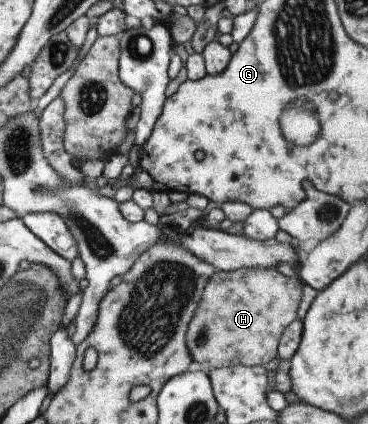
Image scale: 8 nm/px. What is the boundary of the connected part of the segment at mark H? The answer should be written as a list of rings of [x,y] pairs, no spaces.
[[[240,268],[228,273],[214,271],[204,286],[200,301],[186,330],[186,347],[194,363],[206,373],[212,368],[235,365],[272,366],[277,357],[277,345],[284,331],[296,318],[296,307],[302,295],[303,283],[295,277],[284,277],[274,269]]]

